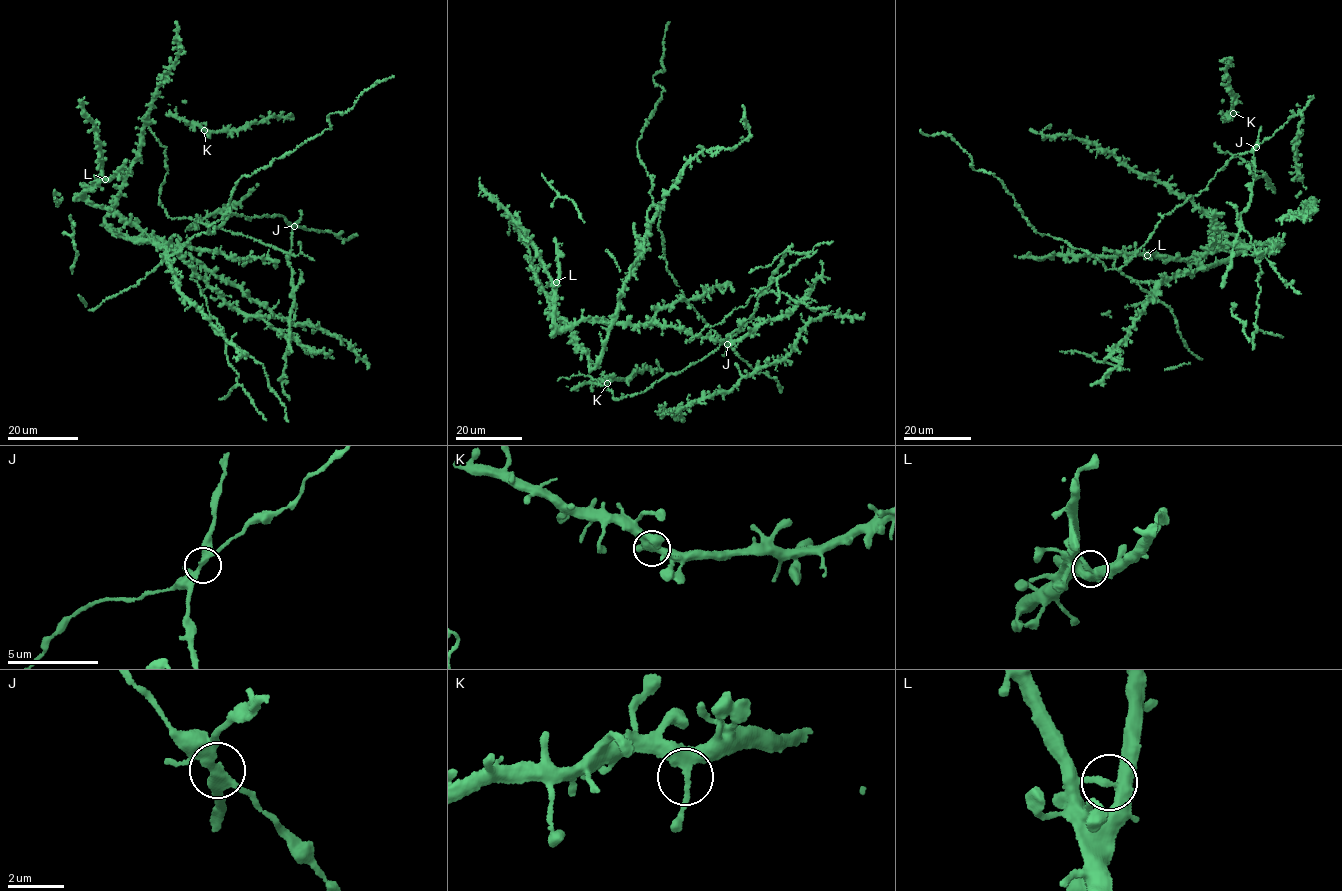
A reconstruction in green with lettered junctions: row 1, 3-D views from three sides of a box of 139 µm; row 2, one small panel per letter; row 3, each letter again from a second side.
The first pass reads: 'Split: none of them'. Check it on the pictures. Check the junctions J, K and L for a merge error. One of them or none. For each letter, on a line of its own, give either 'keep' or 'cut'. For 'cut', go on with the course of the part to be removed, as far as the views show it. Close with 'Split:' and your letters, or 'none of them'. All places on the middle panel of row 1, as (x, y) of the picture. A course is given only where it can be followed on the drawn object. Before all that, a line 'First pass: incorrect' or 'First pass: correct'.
First pass: incorrect
J: cut
K: keep
L: keep
Split: J

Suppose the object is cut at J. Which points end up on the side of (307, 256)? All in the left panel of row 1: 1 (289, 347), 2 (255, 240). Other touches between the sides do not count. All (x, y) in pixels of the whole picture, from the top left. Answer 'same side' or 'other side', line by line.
1: same side
2: same side

